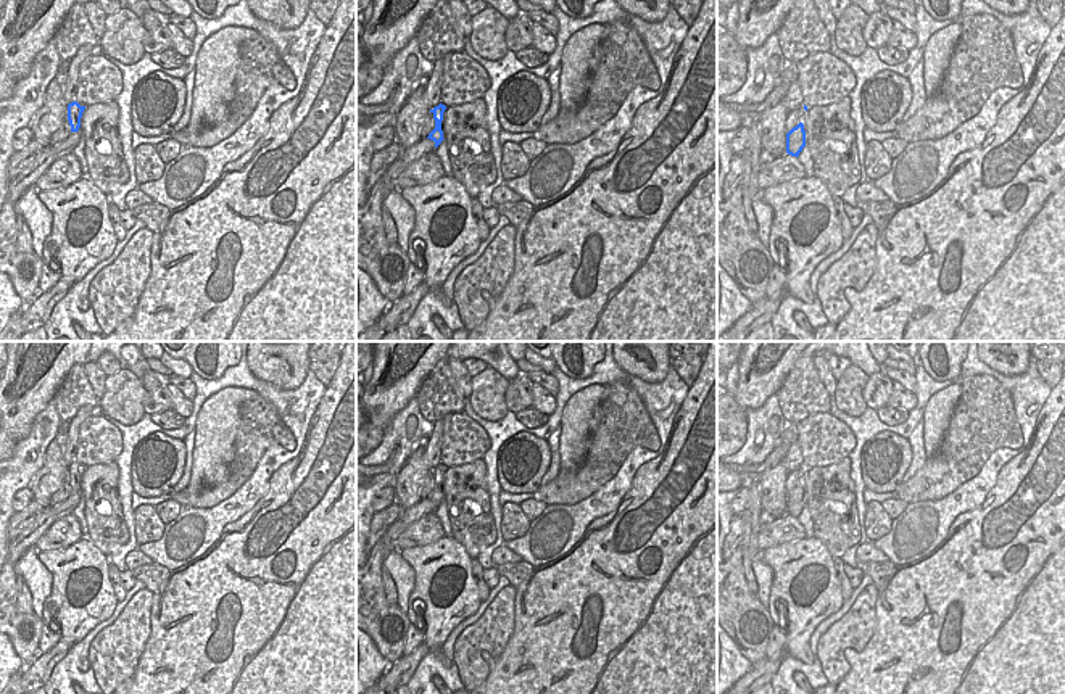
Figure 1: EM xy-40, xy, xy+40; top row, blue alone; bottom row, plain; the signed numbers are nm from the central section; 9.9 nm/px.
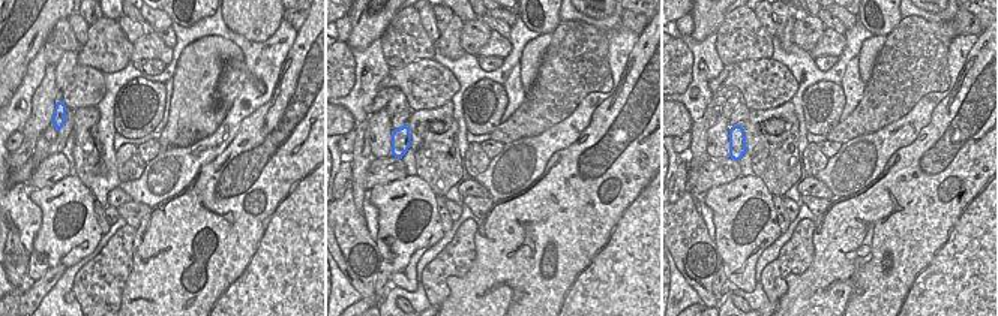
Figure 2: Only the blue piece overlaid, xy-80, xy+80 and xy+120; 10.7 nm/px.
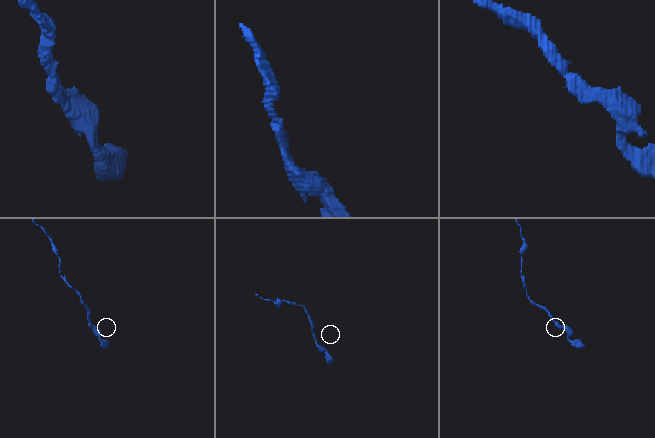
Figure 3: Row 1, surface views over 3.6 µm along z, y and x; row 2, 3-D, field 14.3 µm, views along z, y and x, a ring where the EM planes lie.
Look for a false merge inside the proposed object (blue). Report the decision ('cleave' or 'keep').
keep

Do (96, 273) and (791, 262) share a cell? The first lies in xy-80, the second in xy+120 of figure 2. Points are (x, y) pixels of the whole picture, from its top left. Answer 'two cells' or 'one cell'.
one cell

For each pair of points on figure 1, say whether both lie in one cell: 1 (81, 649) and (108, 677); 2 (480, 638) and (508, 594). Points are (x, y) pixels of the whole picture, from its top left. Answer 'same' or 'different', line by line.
1: different
2: same

